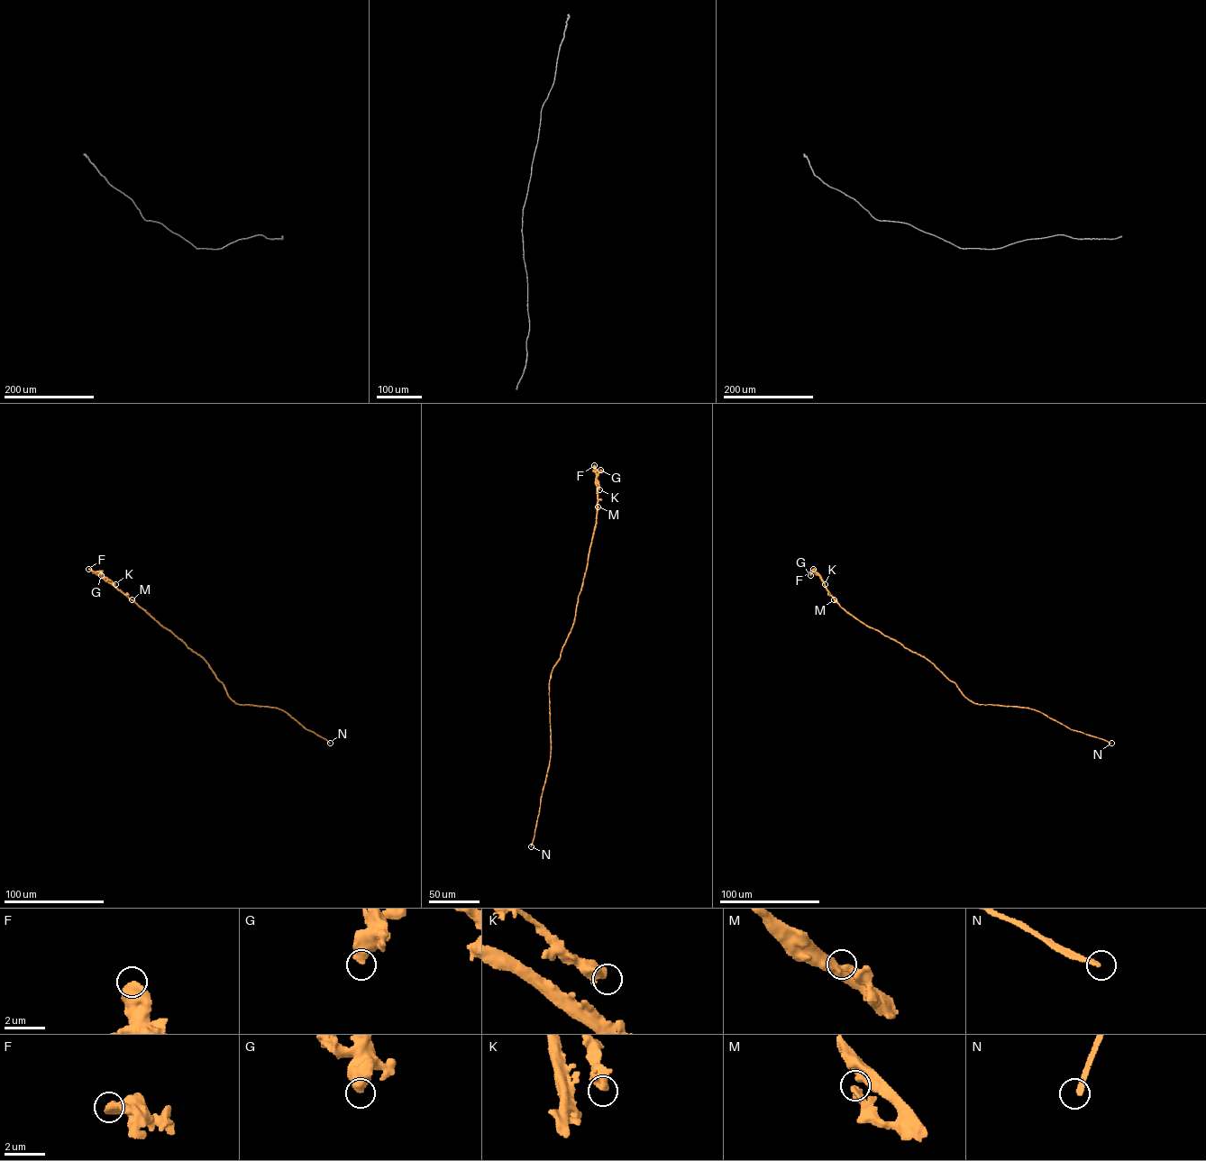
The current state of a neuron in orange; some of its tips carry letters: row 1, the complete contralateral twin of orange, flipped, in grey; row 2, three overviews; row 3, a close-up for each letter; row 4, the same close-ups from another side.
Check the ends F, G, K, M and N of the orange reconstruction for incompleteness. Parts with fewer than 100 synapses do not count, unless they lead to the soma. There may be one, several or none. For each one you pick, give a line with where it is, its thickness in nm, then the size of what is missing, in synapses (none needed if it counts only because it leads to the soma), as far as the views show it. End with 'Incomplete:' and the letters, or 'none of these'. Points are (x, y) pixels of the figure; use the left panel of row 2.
N: place (330, 743); calibre 200 nm; 120 synapses
Incomplete: N

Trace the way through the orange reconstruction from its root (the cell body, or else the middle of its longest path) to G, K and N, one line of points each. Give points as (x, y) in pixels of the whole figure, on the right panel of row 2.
G: (944, 675), (924, 657), (846, 613), (830, 595), (819, 575), (814, 571), (810, 575)
K: (944, 675), (924, 657), (846, 613), (830, 595), (825, 584)
N: (944, 675), (974, 703), (1033, 709), (1071, 729), (1111, 743)

